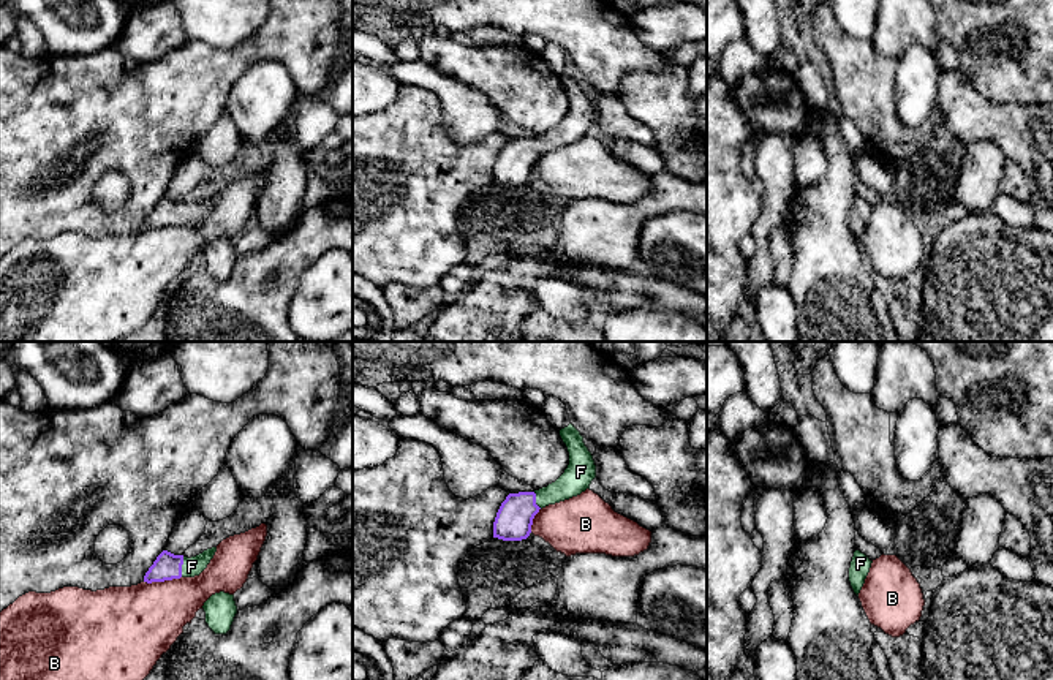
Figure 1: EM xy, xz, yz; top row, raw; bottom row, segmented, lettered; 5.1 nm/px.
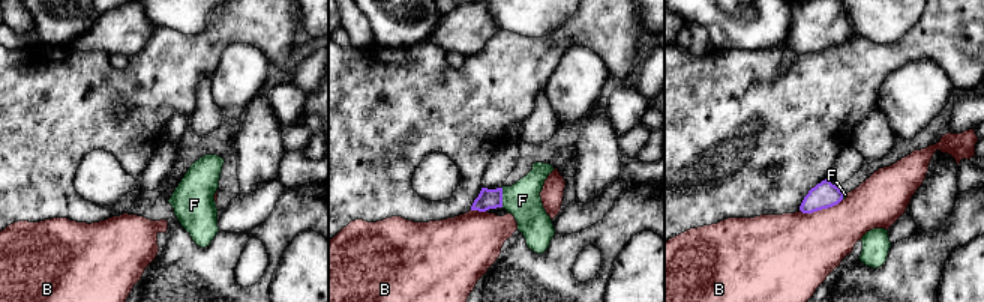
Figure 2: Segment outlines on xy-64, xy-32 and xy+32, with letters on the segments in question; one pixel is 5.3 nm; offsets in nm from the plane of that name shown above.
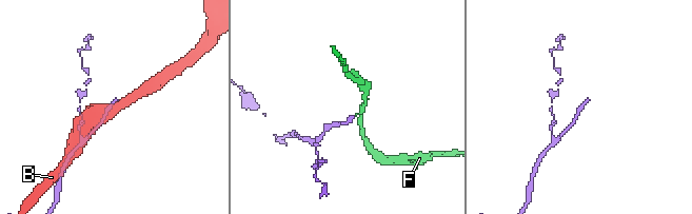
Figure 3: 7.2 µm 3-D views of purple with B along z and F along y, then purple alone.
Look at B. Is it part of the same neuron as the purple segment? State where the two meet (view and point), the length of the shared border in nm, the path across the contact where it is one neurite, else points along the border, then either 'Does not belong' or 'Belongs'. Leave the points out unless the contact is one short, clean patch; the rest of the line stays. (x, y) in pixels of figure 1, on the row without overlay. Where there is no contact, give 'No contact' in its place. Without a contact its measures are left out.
Touches purple at xy (162, 226). Shared border 190 nm. Does not belong

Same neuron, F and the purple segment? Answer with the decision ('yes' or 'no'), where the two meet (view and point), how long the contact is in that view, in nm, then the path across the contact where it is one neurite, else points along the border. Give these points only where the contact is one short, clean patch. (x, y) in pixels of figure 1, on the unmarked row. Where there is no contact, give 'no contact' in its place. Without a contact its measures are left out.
yes; meets purple in xy at (181, 212); contact 110 nm long; runs through xy (166, 212), (181, 212), (192, 212)

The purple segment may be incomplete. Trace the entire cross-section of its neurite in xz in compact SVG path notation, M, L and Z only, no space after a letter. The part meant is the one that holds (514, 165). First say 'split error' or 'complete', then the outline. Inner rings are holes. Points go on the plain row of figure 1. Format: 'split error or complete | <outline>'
split error | M572 70L561 74L560 82L569 98L568 114L547 133L509 139L496 158L493 183L503 187L526 185L531 179L533 164L542 153L569 145L590 134L596 123L596 111L583 82Z

